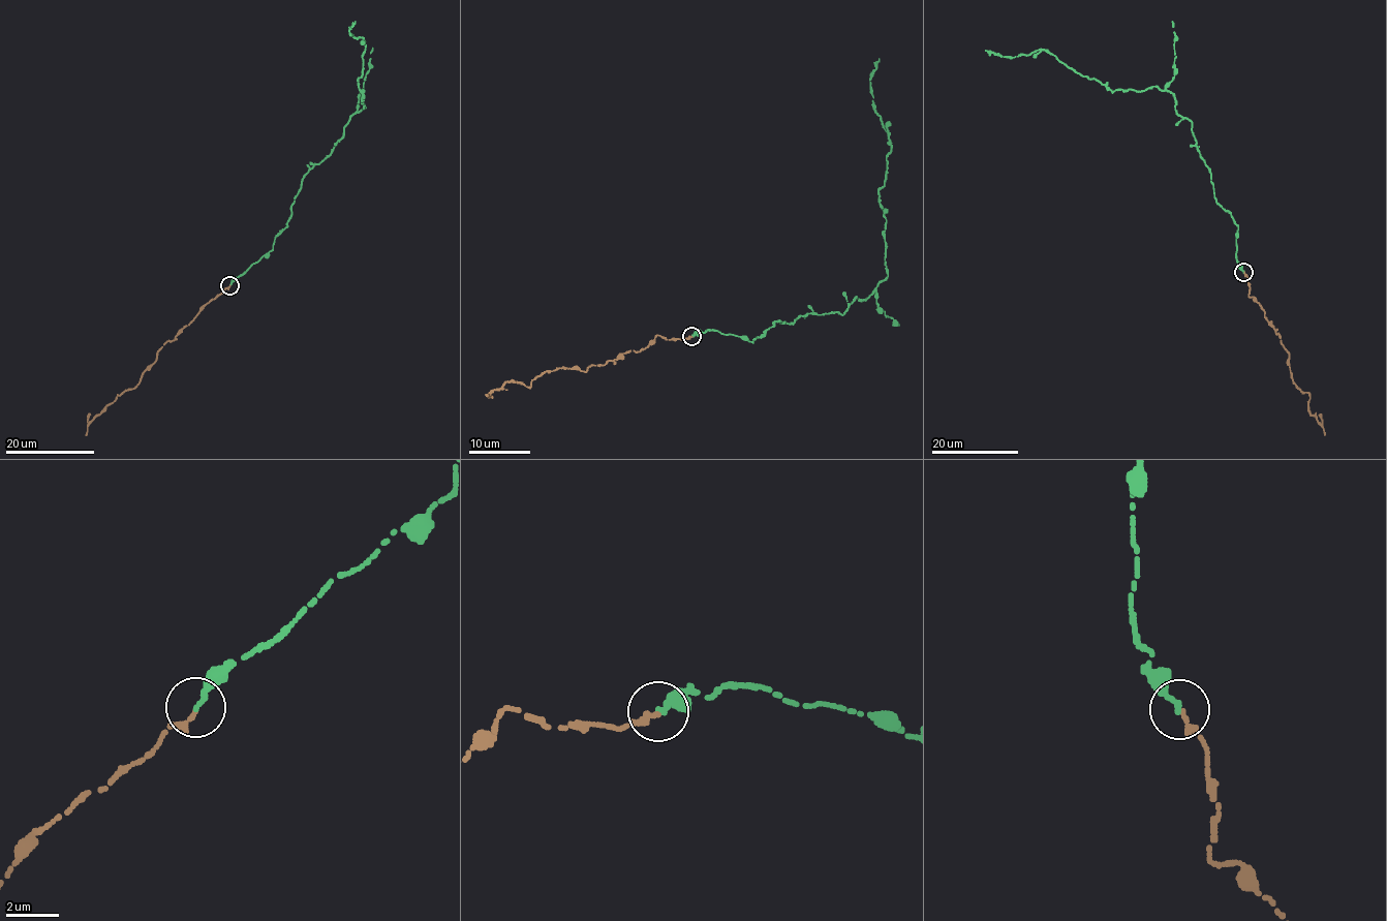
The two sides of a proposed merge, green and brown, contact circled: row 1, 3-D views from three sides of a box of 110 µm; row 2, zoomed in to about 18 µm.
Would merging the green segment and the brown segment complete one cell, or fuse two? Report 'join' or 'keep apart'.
join

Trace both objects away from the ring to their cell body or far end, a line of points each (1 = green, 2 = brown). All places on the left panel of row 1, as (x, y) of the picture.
1: (229, 284), (273, 249), (302, 179), (366, 108), (358, 80), (365, 41), (350, 36), (355, 22)
2: (229, 284), (159, 349), (134, 388), (117, 395), (89, 424), (90, 413)

